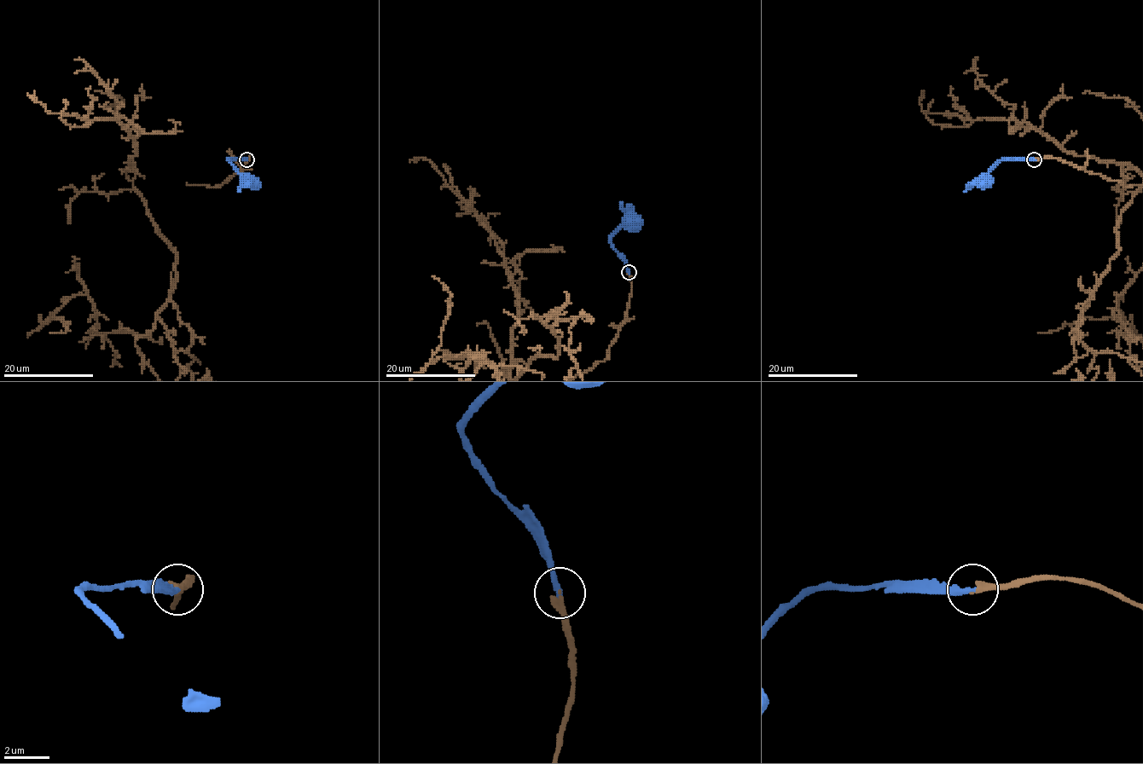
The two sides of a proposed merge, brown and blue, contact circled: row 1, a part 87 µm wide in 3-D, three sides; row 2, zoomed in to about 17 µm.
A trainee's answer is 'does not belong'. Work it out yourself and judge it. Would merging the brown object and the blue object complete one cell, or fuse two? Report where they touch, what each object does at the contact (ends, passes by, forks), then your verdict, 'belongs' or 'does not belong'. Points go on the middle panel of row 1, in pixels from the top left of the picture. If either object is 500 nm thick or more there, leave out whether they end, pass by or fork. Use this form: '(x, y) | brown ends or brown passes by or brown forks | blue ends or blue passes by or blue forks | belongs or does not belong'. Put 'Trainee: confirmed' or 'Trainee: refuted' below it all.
(629, 272) | brown ends | blue ends | belongs
Trainee: refuted

